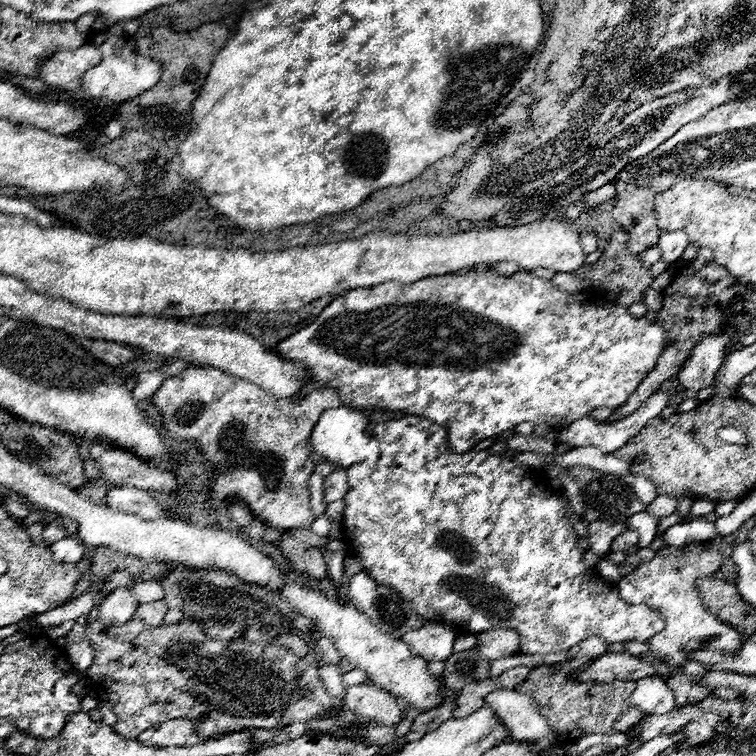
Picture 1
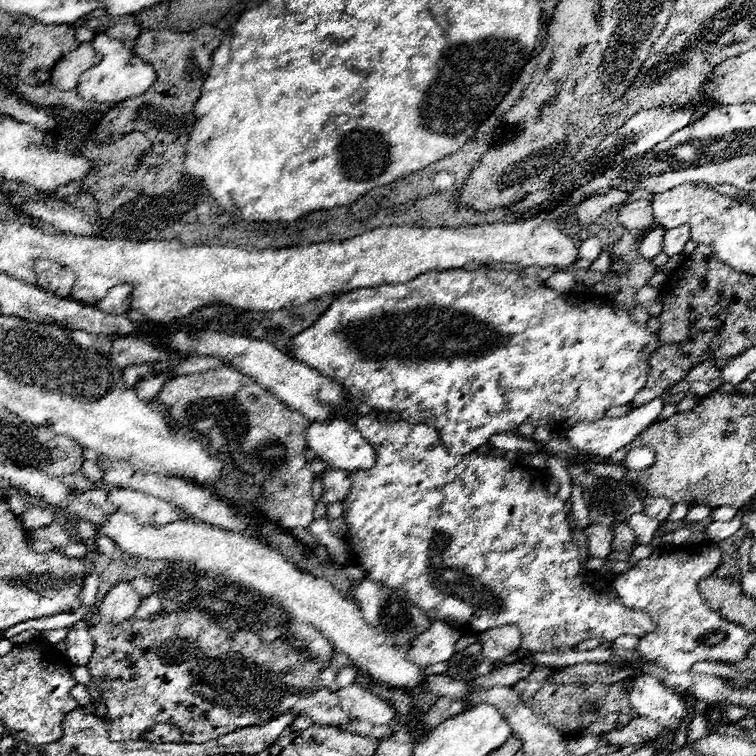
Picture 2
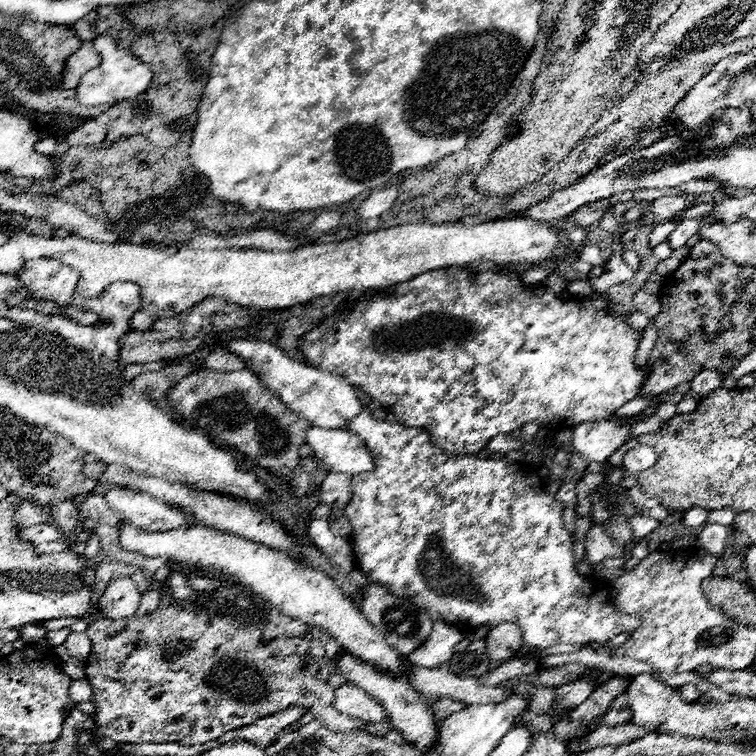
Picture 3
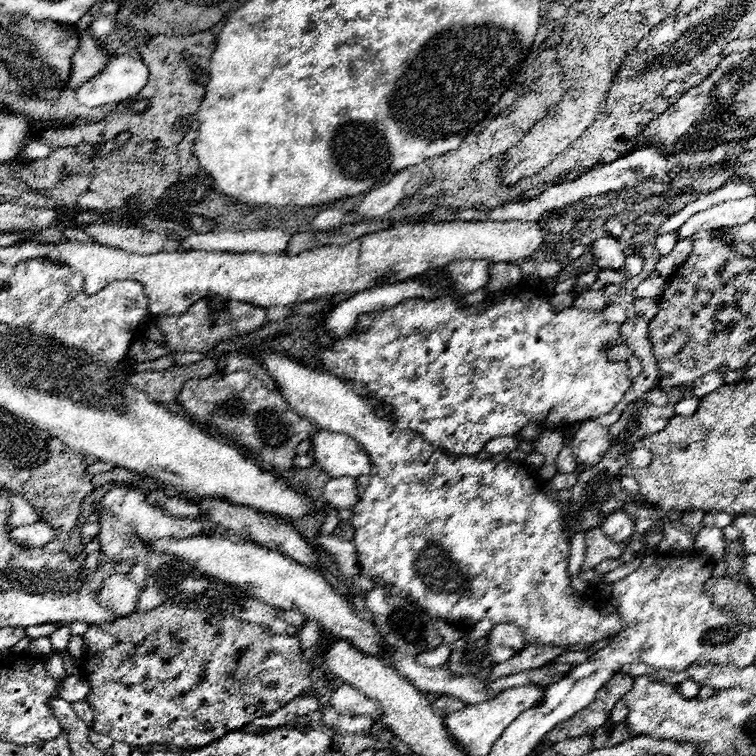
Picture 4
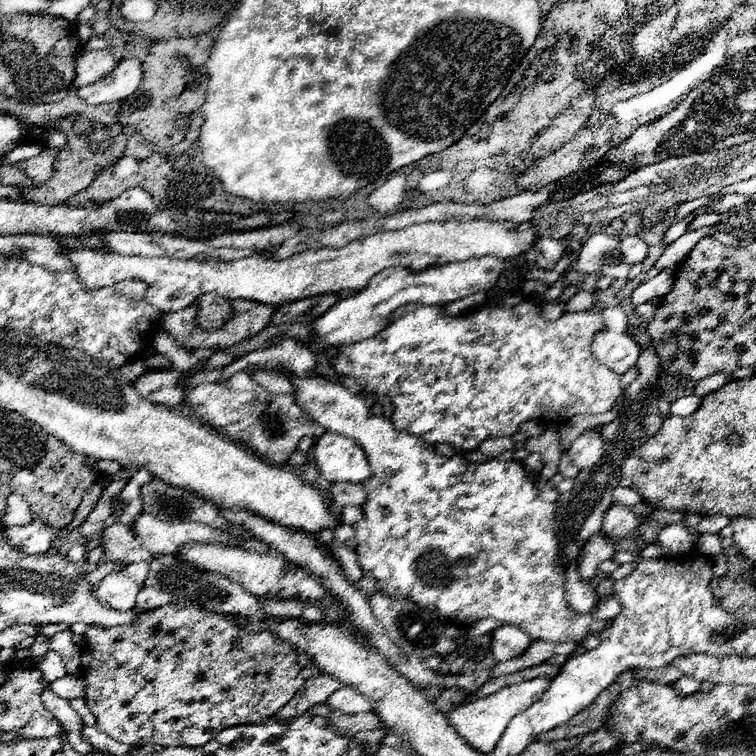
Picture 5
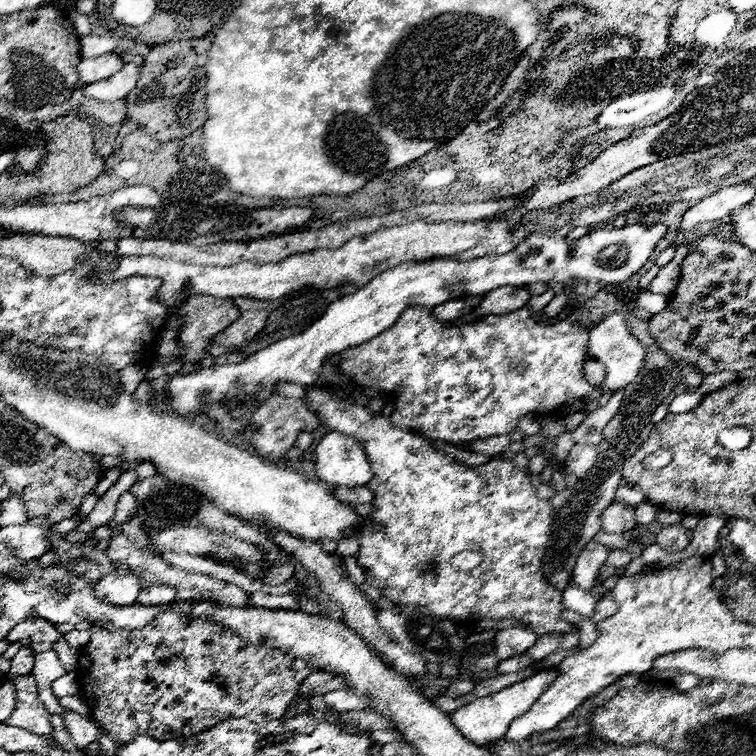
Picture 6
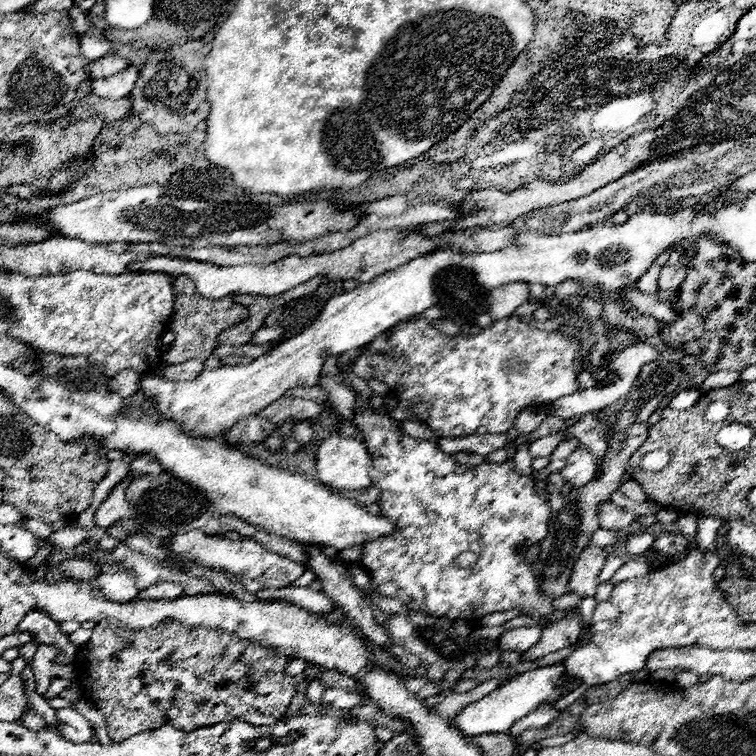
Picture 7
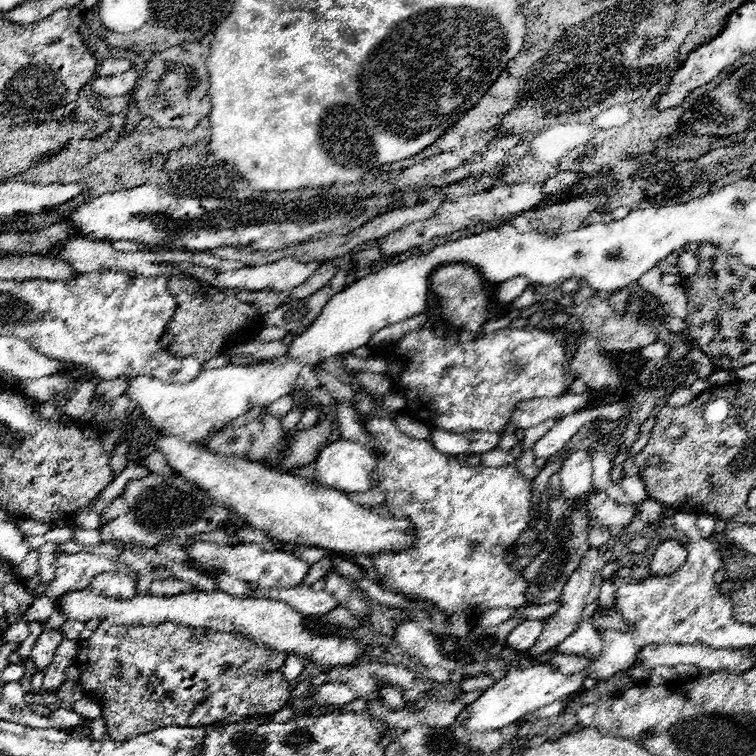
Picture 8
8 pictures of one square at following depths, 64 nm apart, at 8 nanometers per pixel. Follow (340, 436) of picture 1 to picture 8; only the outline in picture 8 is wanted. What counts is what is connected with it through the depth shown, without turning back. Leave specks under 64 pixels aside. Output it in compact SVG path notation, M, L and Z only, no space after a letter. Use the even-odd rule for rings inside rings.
M334 440L326 444L316 458L316 480L340 492L366 492L372 488L370 474L376 456L358 442Z

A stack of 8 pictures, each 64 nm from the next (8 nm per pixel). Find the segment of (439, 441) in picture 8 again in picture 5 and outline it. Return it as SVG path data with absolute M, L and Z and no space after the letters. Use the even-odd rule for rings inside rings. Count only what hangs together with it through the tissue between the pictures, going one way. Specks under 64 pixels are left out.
M502 436L502 438L490 438L490 440L484 440L478 450L482 454L488 454L488 456L498 456L506 450L512 450L514 448L514 440L510 436Z

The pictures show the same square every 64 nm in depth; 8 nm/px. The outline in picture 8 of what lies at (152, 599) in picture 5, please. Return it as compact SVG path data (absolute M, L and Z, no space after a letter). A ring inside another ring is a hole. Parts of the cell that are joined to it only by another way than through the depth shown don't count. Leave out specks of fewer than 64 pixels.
M176 578L170 580L154 580L150 586L150 594L152 596L172 596L172 594L184 594L188 590L192 590L194 586Z

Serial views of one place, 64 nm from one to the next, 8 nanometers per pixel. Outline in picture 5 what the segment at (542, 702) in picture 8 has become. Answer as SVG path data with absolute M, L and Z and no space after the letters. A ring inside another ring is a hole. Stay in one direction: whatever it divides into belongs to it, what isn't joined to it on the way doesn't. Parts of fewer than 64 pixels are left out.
M534 678L522 684L514 684L514 686L506 686L486 698L478 698L474 702L468 702L464 706L458 706L456 710L448 712L446 718L450 722L450 726L458 732L460 738L466 740L468 746L472 746L474 750L482 752L482 754L490 754L496 748L498 738L502 736L502 732L506 730L506 726L510 724L510 720L524 712L526 708L530 708L534 702L540 700L540 696L546 692L550 680L548 678Z

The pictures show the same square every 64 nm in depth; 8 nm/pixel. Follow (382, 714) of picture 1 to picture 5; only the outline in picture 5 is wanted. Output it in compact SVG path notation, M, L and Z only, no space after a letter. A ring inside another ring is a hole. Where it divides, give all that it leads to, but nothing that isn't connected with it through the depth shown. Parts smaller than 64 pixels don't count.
M342 686L334 694L330 694L326 702L332 710L340 710L340 712L346 712L346 714L374 712L374 704L352 686Z

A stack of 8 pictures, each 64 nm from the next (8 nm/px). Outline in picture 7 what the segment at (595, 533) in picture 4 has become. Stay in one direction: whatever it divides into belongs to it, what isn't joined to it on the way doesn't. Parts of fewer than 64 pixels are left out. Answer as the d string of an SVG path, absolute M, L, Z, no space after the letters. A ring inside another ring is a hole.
M588 544L578 558L578 564L574 566L568 592L578 592L580 596L594 596L598 588L598 574L606 562L608 552L604 548L598 548L594 544Z

